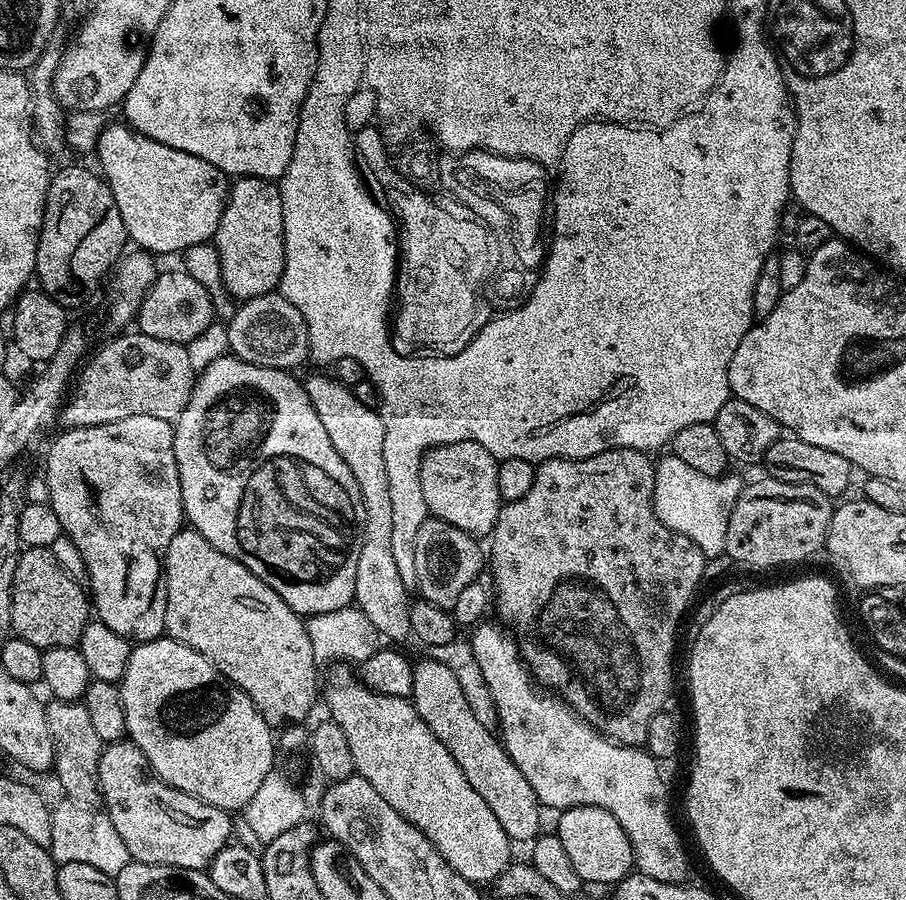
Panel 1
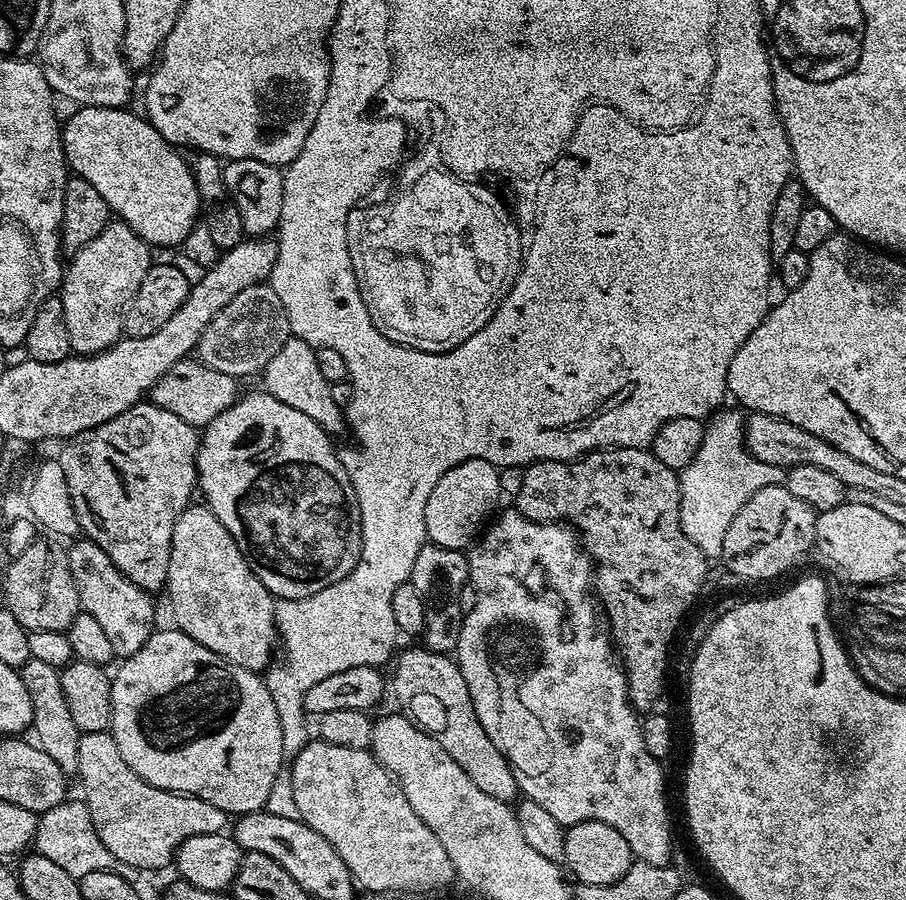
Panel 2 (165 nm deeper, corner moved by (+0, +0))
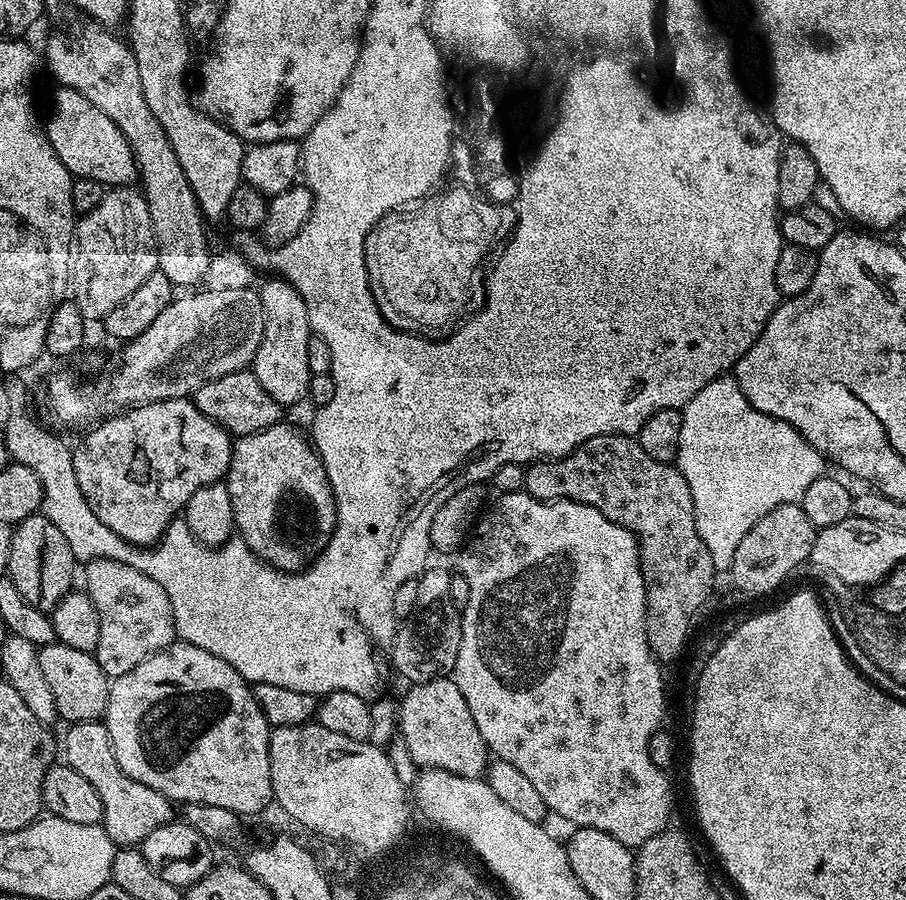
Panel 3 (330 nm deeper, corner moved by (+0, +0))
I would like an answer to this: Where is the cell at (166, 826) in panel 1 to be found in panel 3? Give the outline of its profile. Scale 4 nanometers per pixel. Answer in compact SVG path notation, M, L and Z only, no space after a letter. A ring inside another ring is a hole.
M99 720L78 722L68 724L66 730L68 733L64 740L62 736L63 759L71 768L78 770L78 774L82 774L82 778L86 778L86 782L90 782L94 790L98 790L98 798L102 798L104 811L102 827L117 846L143 845L150 830L158 830L158 826L173 823L173 801L158 790L130 778L130 774L126 774L122 766L118 766L118 758L114 754L110 734L104 723Z

